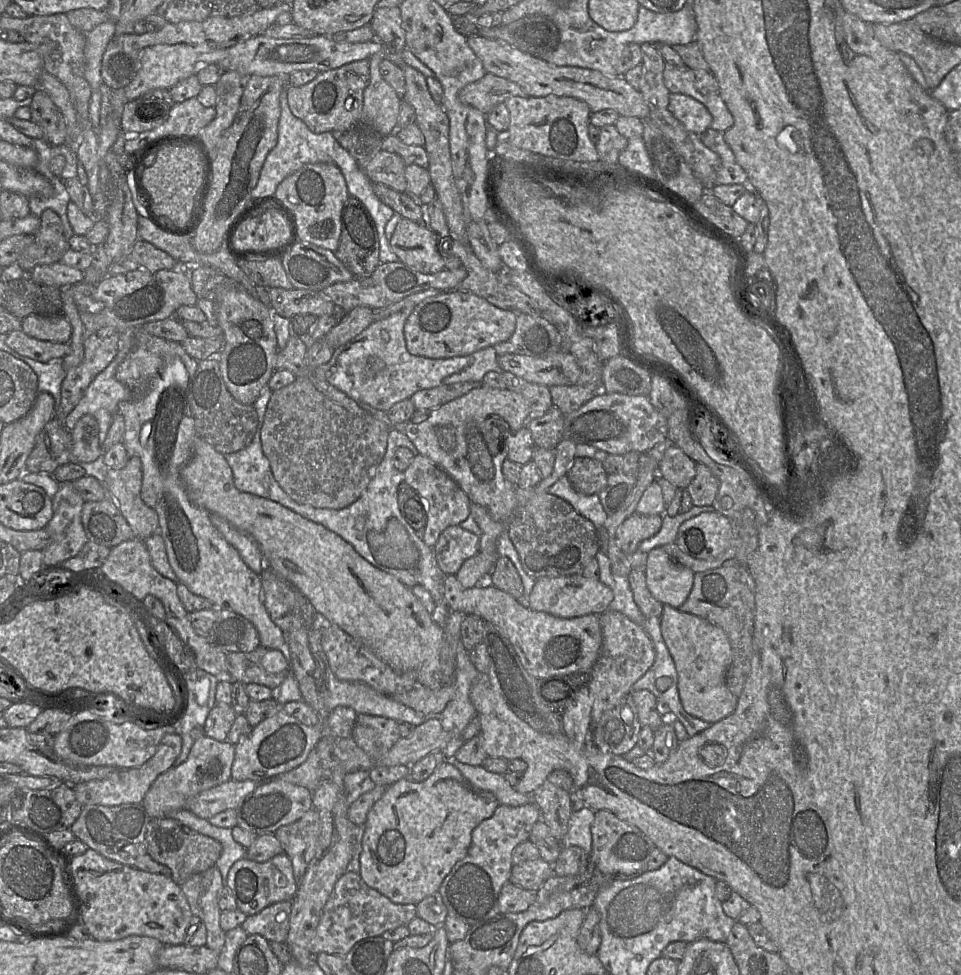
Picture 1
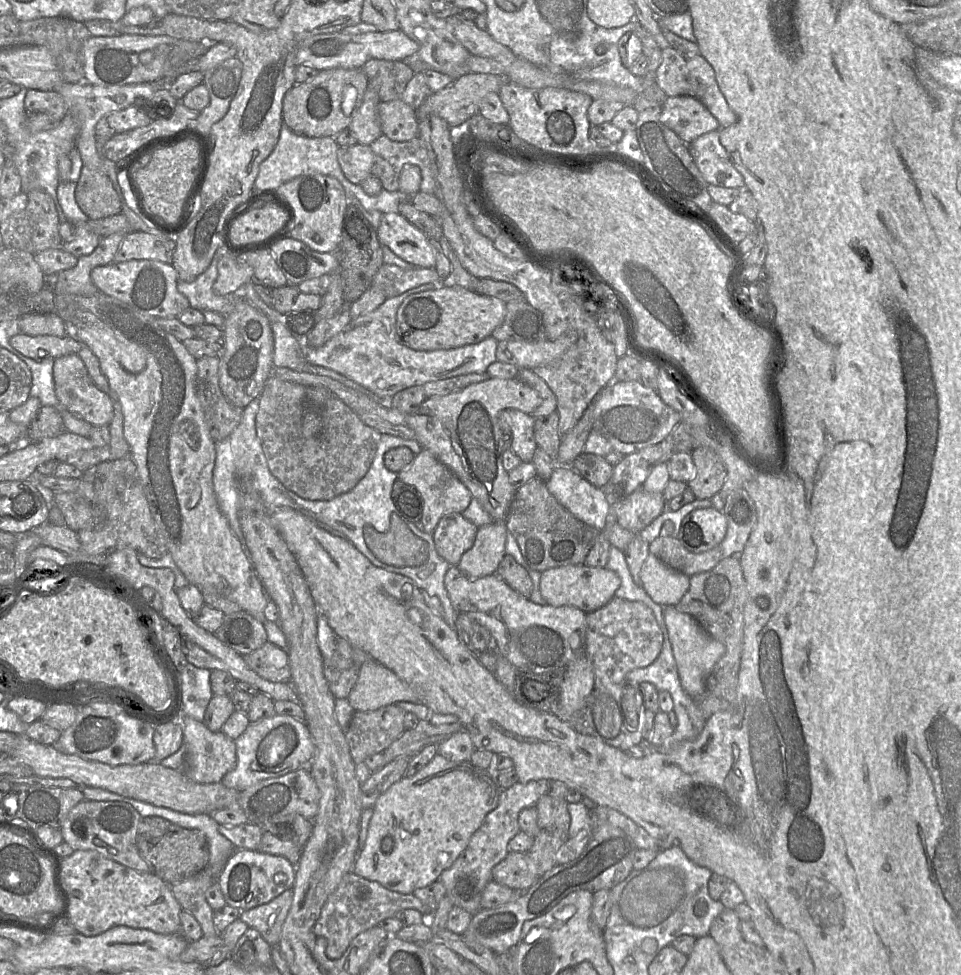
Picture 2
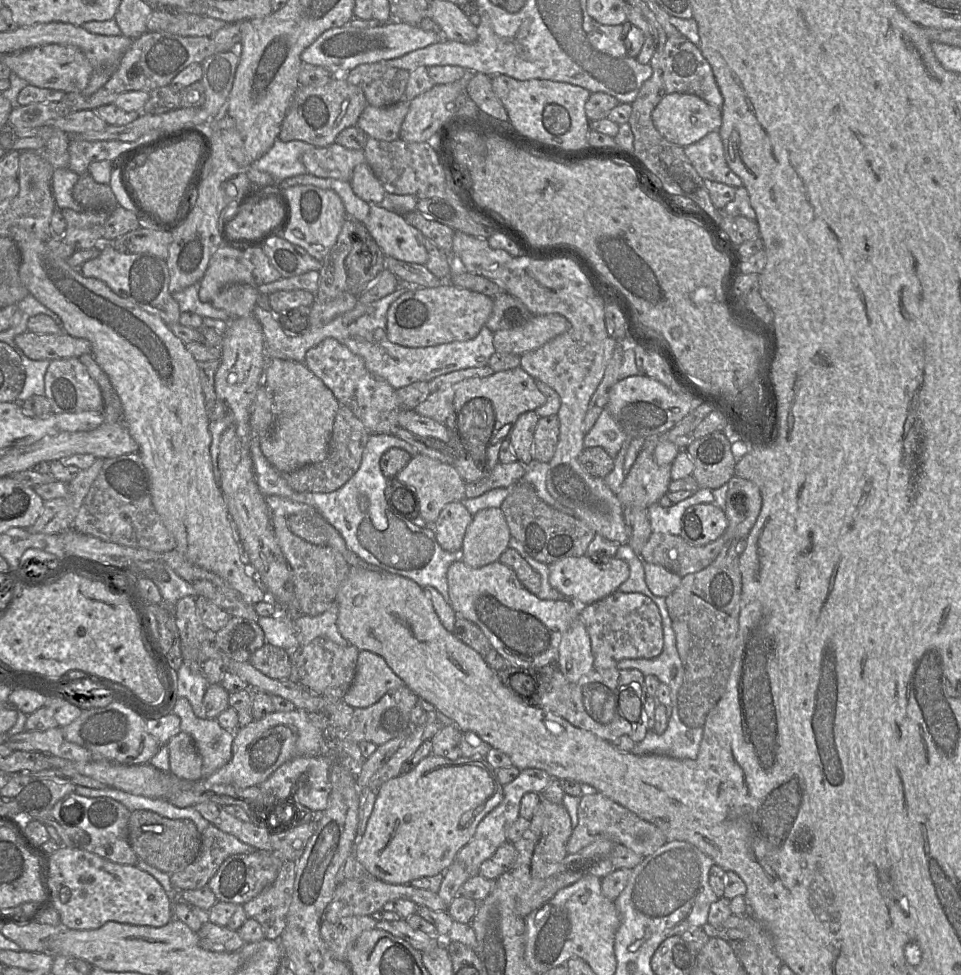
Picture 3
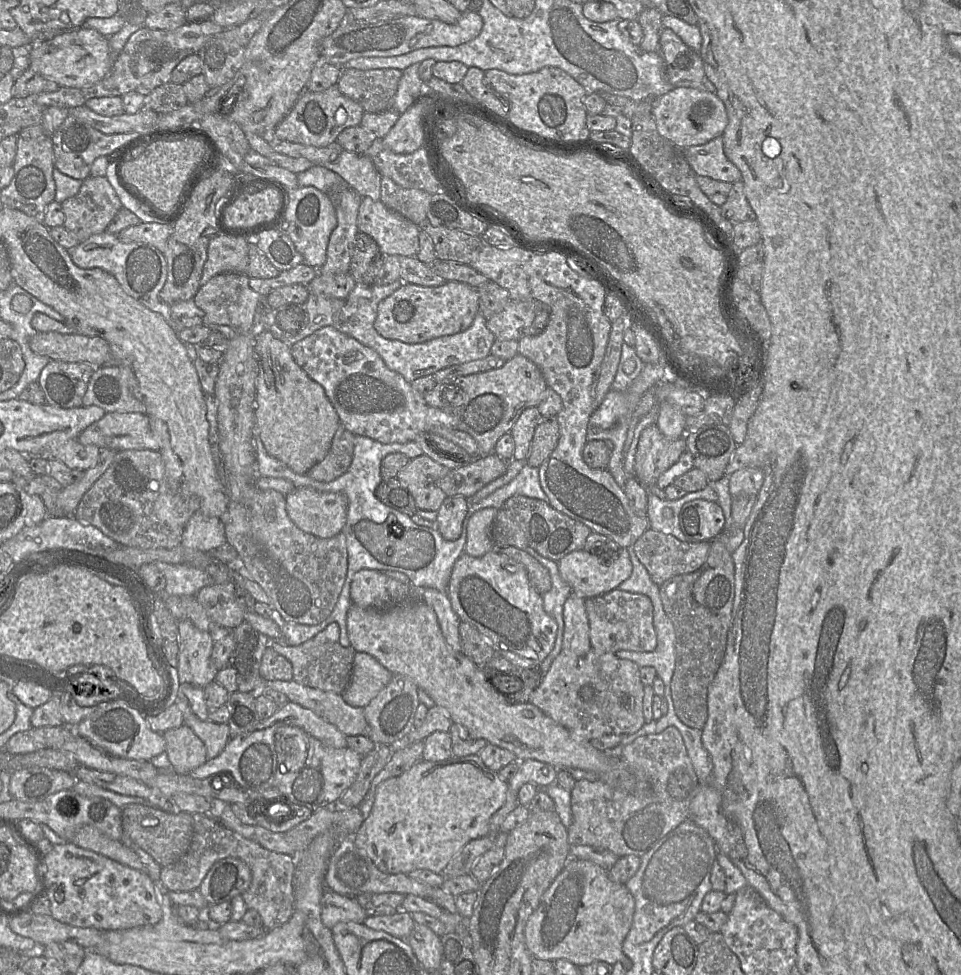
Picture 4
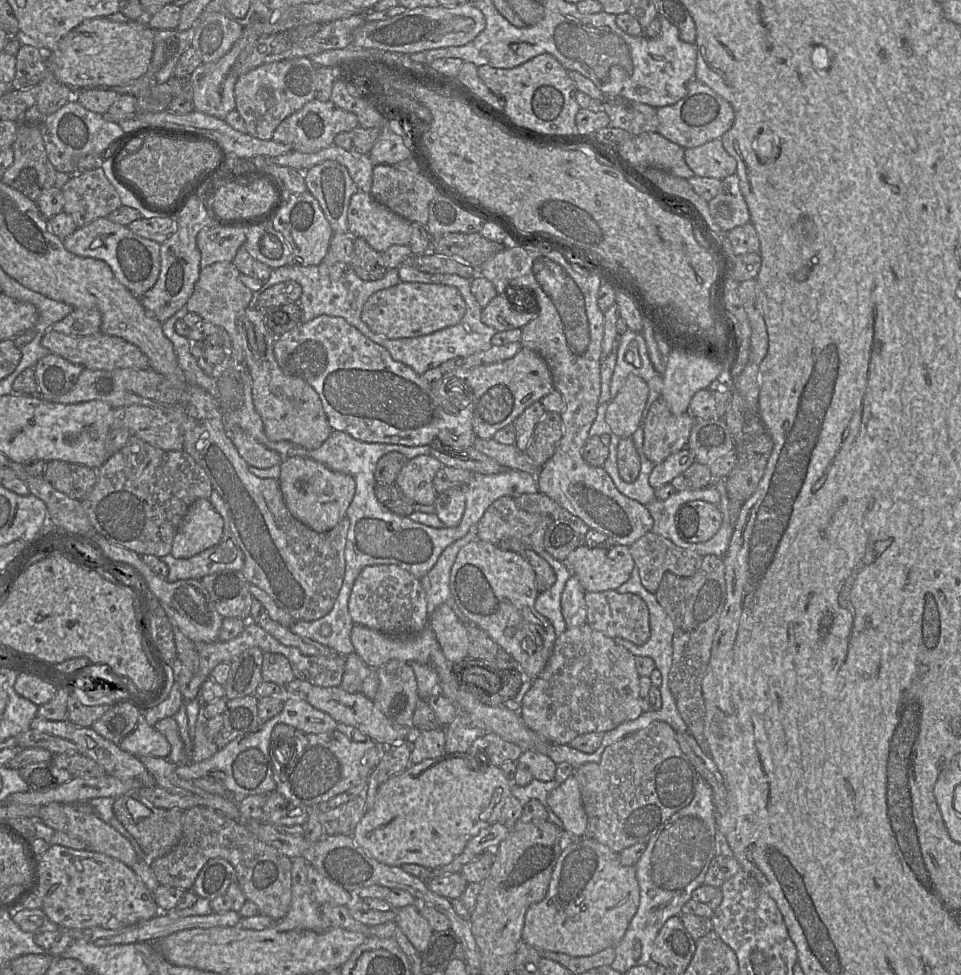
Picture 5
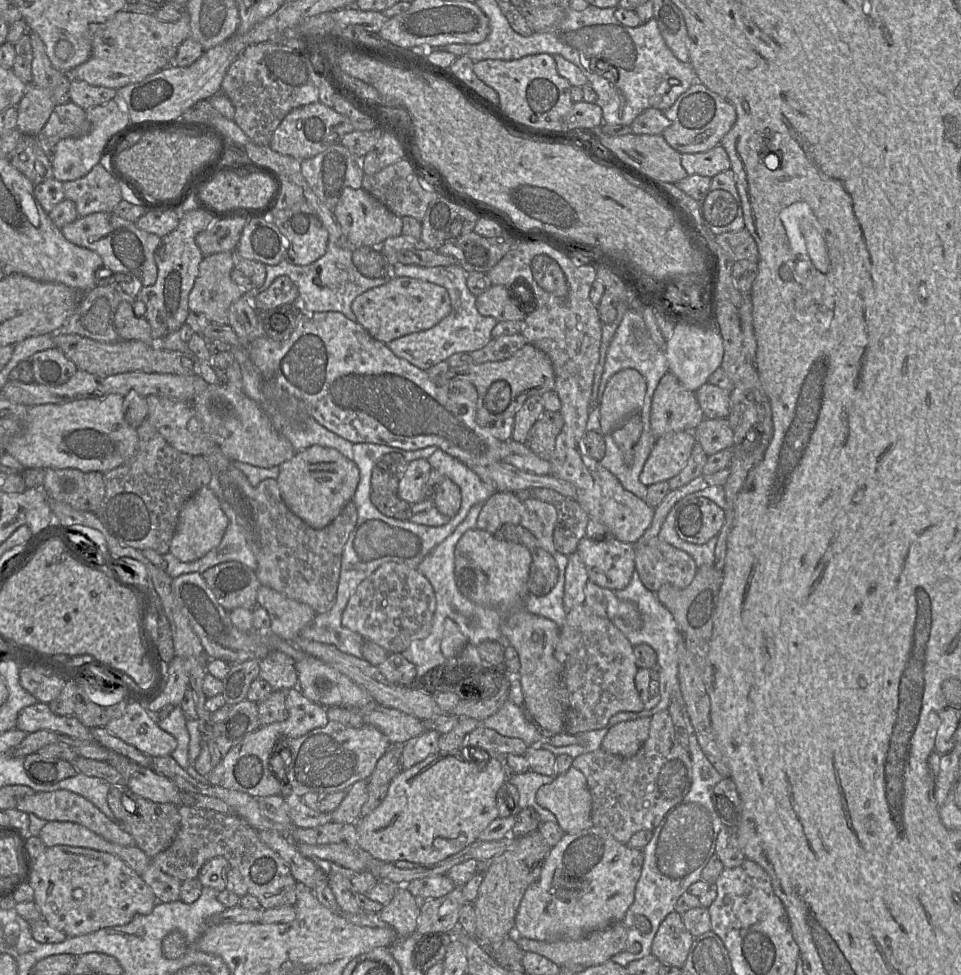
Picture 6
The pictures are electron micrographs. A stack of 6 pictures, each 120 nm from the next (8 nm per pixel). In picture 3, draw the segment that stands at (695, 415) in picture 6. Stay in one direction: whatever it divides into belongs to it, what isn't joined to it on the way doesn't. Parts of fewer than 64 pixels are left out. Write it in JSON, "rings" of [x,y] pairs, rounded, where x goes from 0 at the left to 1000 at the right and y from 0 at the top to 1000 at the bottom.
{"rings":[[[667,462],[642,507],[646,517],[674,522],[696,505],[698,477],[685,477],[680,465]]]}

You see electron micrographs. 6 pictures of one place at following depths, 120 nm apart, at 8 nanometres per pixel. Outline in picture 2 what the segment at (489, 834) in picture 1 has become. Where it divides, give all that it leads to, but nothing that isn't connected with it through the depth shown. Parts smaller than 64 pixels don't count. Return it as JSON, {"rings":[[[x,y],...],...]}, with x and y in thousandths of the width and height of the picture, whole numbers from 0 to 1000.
{"rings":[[[554,800],[548,803],[538,802],[528,809],[520,811],[519,823],[515,830],[510,832],[501,847],[491,855],[484,873],[476,882],[458,897],[458,904],[462,907],[464,918],[468,920],[471,927],[478,929],[493,938],[501,931],[501,920],[505,909],[512,904],[512,891],[529,876],[530,863],[541,852],[539,837],[542,831],[558,827],[562,817],[569,813],[571,800]]]}

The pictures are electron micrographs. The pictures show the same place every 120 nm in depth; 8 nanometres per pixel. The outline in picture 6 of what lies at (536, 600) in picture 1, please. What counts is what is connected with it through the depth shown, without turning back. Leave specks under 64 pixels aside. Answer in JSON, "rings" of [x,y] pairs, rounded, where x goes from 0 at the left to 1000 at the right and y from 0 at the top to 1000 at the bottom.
{"rings":[[[637,551],[619,555],[612,552],[604,554],[599,566],[608,577],[613,596],[643,606],[657,596],[661,585],[661,561]]]}

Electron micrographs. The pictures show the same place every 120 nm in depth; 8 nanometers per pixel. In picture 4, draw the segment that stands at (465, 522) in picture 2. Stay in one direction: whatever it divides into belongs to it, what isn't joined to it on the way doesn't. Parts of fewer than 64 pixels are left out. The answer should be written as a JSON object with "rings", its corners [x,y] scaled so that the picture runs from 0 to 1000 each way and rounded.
{"rings":[[[480,508],[465,509],[455,524],[456,545],[466,555],[476,554],[481,546],[488,515]]]}

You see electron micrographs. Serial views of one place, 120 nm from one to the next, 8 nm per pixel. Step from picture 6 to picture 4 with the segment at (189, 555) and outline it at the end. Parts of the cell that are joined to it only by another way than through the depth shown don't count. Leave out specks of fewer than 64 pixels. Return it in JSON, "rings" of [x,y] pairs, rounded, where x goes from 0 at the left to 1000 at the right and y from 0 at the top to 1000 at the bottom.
{"rings":[[[205,523],[189,546],[187,559],[209,566],[221,566],[234,557],[233,537],[230,532]]]}

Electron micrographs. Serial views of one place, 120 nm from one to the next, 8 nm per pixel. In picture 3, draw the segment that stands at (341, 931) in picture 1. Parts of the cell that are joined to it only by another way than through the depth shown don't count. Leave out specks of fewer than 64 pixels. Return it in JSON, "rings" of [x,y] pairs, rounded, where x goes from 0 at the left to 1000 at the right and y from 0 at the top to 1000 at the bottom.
{"rings":[[[392,901],[357,903],[351,909],[345,924],[336,935],[335,944],[350,947],[354,943],[364,939],[386,939],[389,935],[398,933],[399,929],[411,922],[424,922],[435,929],[442,929],[452,934],[464,934],[466,928],[456,916],[430,910],[428,907],[410,908],[399,905]]]}

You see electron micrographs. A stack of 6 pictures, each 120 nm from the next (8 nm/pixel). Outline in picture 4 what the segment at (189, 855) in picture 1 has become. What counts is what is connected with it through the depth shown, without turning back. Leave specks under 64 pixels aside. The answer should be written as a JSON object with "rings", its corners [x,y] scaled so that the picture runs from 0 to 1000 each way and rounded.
{"rings":[[[134,825],[126,832],[128,854],[154,875],[168,889],[186,883],[197,872],[201,858],[201,835],[173,833],[148,825]]]}

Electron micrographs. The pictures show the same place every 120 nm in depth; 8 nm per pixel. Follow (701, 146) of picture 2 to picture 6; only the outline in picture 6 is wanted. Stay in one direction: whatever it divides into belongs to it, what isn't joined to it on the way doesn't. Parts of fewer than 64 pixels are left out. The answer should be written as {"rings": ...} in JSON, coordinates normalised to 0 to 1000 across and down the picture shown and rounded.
{"rings":[[[749,148],[735,156],[709,158],[709,168],[716,179],[738,183],[761,171],[759,160]]]}

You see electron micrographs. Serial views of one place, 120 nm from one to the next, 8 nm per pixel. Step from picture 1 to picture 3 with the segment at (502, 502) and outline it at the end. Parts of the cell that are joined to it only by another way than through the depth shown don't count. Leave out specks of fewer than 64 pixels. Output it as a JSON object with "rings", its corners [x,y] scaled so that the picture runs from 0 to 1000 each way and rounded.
{"rings":[[[540,375],[461,397],[447,403],[431,421],[465,439],[468,450],[464,455],[471,461],[471,478],[484,495],[492,495],[509,488],[519,475],[521,455],[530,449],[538,429],[567,412],[568,406],[560,399],[558,389]]]}

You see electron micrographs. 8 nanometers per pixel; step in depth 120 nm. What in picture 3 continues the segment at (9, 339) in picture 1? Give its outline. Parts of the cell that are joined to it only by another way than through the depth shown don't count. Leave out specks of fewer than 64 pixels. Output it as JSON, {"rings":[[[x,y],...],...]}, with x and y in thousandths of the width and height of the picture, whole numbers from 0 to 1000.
{"rings":[[[29,339],[18,344],[16,352],[29,367],[36,370],[82,367],[96,362],[96,354],[91,348],[71,342],[39,343]]]}

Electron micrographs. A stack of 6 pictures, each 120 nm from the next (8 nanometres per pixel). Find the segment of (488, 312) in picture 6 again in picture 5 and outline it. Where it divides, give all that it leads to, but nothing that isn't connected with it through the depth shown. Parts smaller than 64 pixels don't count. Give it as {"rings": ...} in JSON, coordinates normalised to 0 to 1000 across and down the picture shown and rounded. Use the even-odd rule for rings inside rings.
{"rings":[[[531,296],[531,299],[532,306],[528,299],[517,302],[501,320],[501,329],[518,341],[543,336],[553,329],[553,325],[543,327],[545,311],[549,310],[552,303],[543,296]],[[540,306],[544,309],[540,309]]]}

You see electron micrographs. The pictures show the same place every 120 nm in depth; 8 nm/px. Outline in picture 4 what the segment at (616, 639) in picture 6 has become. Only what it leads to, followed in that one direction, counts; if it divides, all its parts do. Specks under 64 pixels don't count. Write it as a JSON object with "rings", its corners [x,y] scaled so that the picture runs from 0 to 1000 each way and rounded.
{"rings":[[[615,666],[608,673],[600,673],[593,669],[584,668],[573,681],[573,684],[561,705],[553,712],[550,721],[557,723],[578,741],[590,747],[598,756],[600,756],[600,758],[604,758],[605,760],[614,761],[614,759],[623,757],[631,753],[659,753],[671,743],[669,733],[670,703],[666,697],[665,686],[666,684],[661,679],[652,676],[645,676],[638,670],[622,671],[620,668]]]}

